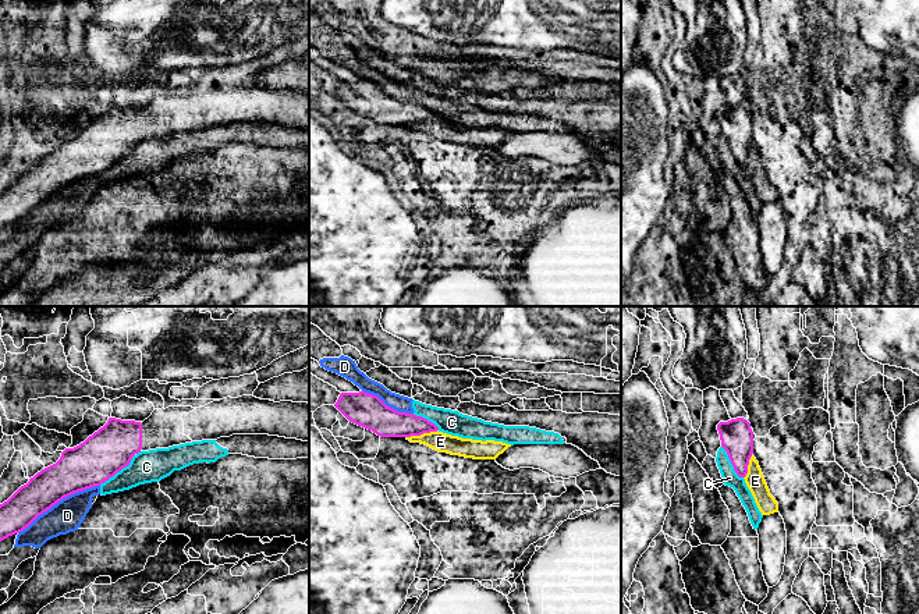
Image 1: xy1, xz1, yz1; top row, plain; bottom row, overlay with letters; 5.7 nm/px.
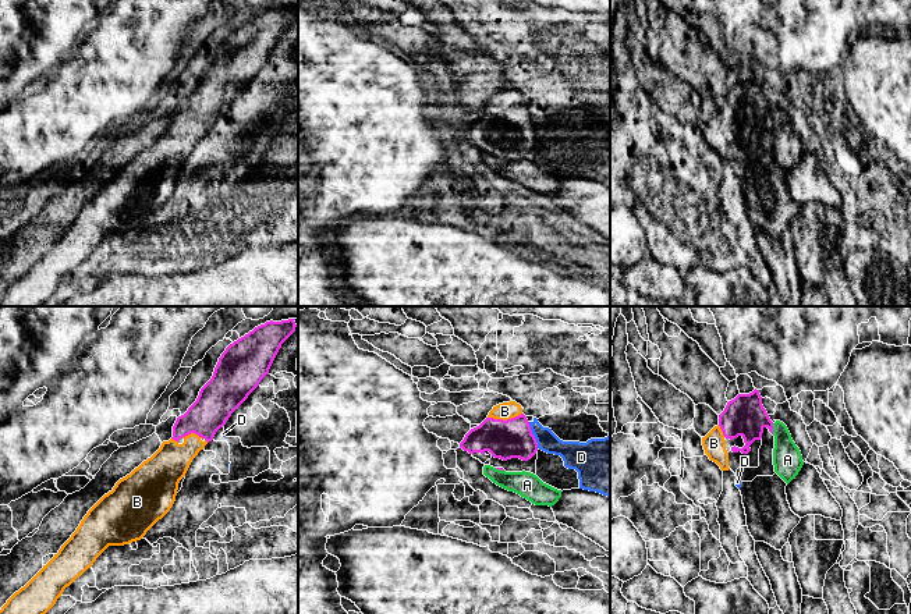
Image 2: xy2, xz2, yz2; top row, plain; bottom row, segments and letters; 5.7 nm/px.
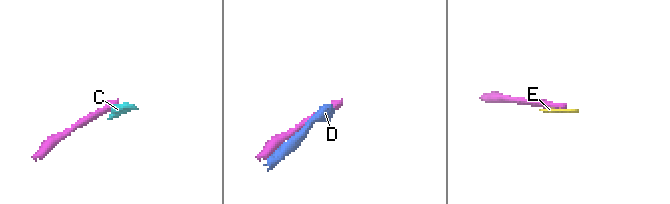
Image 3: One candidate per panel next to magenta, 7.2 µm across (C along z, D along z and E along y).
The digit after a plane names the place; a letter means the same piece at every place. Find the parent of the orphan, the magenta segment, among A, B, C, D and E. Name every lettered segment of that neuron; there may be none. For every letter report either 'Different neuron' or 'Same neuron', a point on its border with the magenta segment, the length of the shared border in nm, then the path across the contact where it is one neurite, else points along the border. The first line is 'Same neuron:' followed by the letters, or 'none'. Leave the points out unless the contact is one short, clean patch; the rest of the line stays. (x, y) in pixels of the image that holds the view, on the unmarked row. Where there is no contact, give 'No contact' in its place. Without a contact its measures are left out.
Same neuron: B
A: Different neuron. Touches magenta at yz2 (772, 117). Shared border 60 nm
B: Same neuron. Touches magenta at xz2 (504, 109). Shared border 200 nm. Path across: xz2 (509, 127), (504, 109), (504, 99)
C: Different neuron. Touches magenta at xy1 (119, 159). Shared border 280 nm. Boundary: xy1 (134, 142), (127, 153), (99, 173)
D: Different neuron. Touches magenta at xy1 (59, 188). Shared border 550 nm
E: Different neuron. Touches magenta at xz1 (422, 121). Shared border 190 nm

